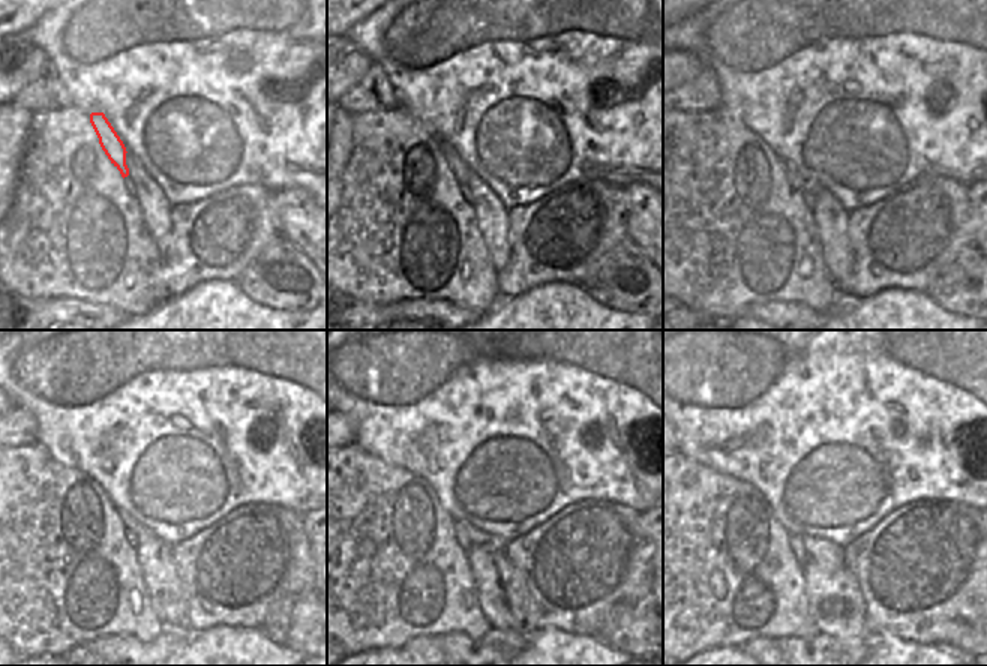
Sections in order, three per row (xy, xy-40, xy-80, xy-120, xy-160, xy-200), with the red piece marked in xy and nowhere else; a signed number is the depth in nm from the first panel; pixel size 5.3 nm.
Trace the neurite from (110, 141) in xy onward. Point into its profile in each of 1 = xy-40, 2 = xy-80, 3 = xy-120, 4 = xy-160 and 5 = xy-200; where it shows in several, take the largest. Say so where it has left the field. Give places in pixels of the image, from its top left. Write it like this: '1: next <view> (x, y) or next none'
1: next xy-40 (455, 162)
2: next xy-80 (798, 182)
3: next xy-120 (140, 531)
4: next xy-160 (477, 537)
5: next xy-200 (828, 555)

